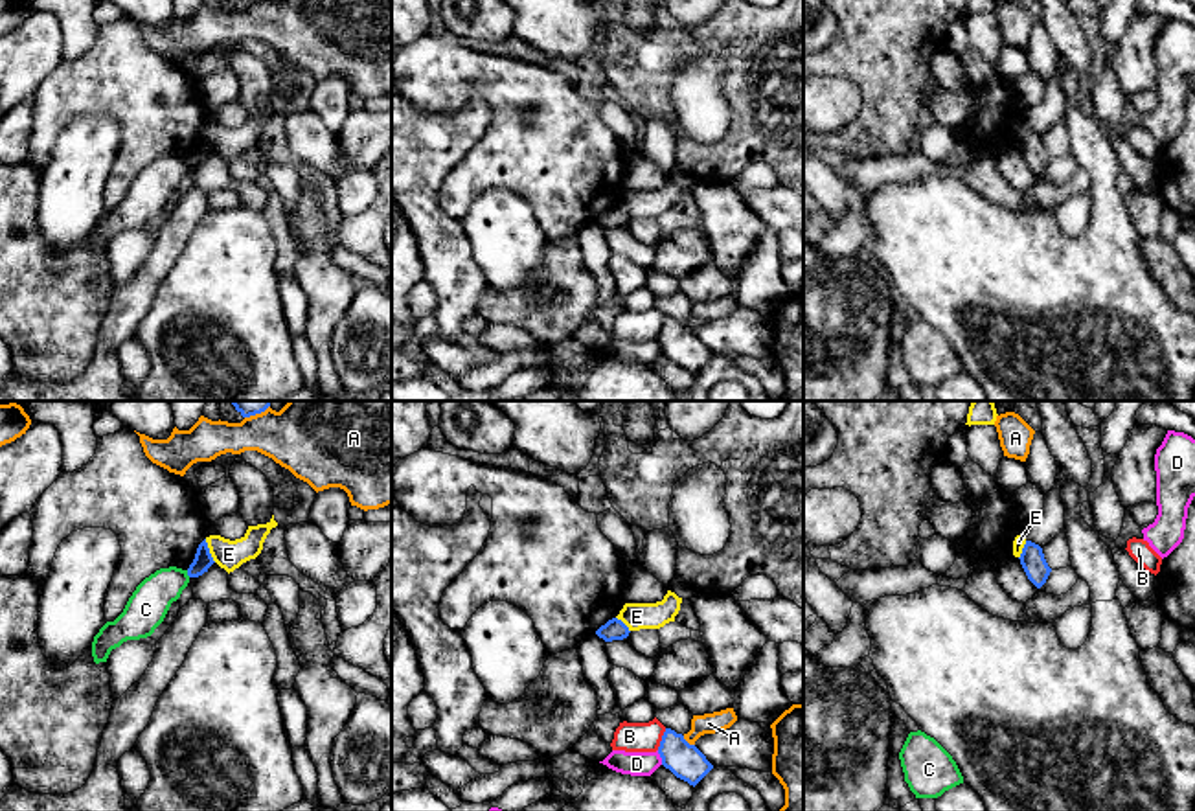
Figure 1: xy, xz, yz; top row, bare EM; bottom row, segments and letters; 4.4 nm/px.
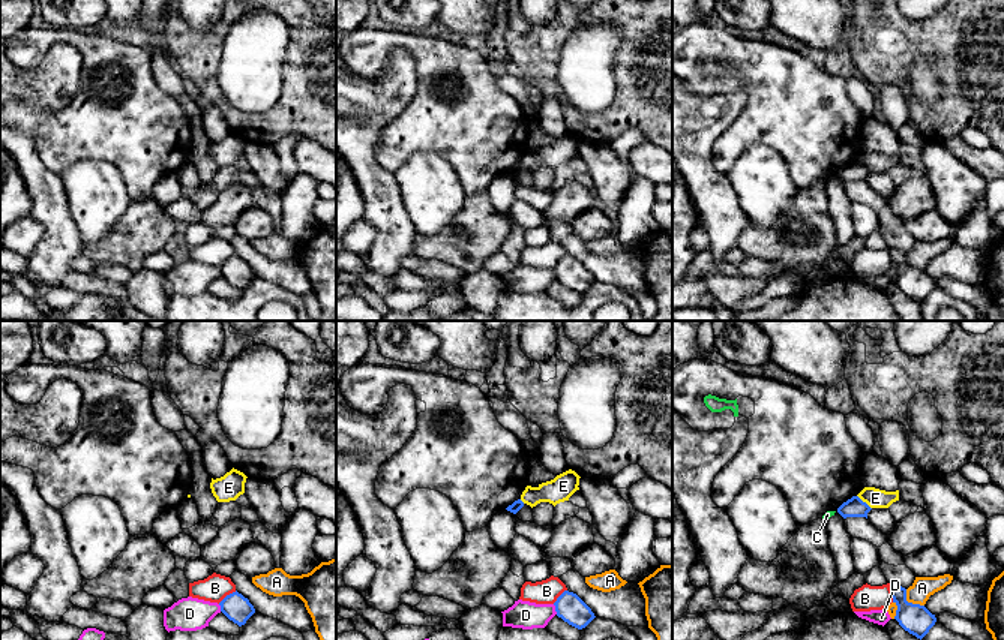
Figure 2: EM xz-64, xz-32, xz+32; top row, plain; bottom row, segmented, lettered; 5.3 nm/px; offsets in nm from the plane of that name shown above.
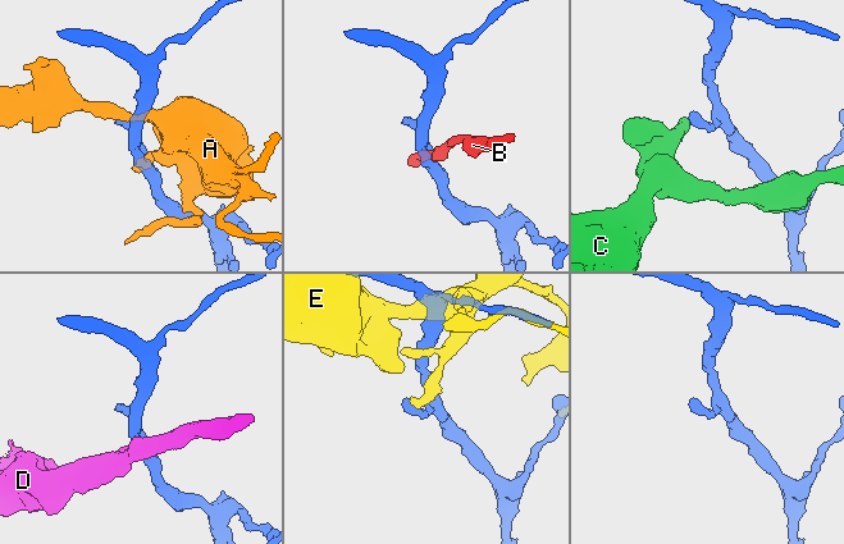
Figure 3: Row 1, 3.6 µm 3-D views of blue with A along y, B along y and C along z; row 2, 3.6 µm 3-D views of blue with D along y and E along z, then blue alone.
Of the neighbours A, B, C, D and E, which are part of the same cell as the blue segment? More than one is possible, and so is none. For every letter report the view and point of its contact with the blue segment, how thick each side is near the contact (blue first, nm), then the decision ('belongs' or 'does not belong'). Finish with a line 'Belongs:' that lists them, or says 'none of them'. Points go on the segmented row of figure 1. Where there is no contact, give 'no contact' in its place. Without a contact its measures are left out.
A: contact xz (686, 742); calibres 160 and 90 nm; does not belong
B: contact xz (662, 740); calibres 160 and 130 nm; does not belong
C: contact xy (188, 574); calibres 80 and 180 nm; does not belong
D: contact xz (660, 756); calibres 160 and 110 nm; does not belong
E: contact xy (208, 550); calibres 80 and 130 nm; does not belong
Belongs: none of them

